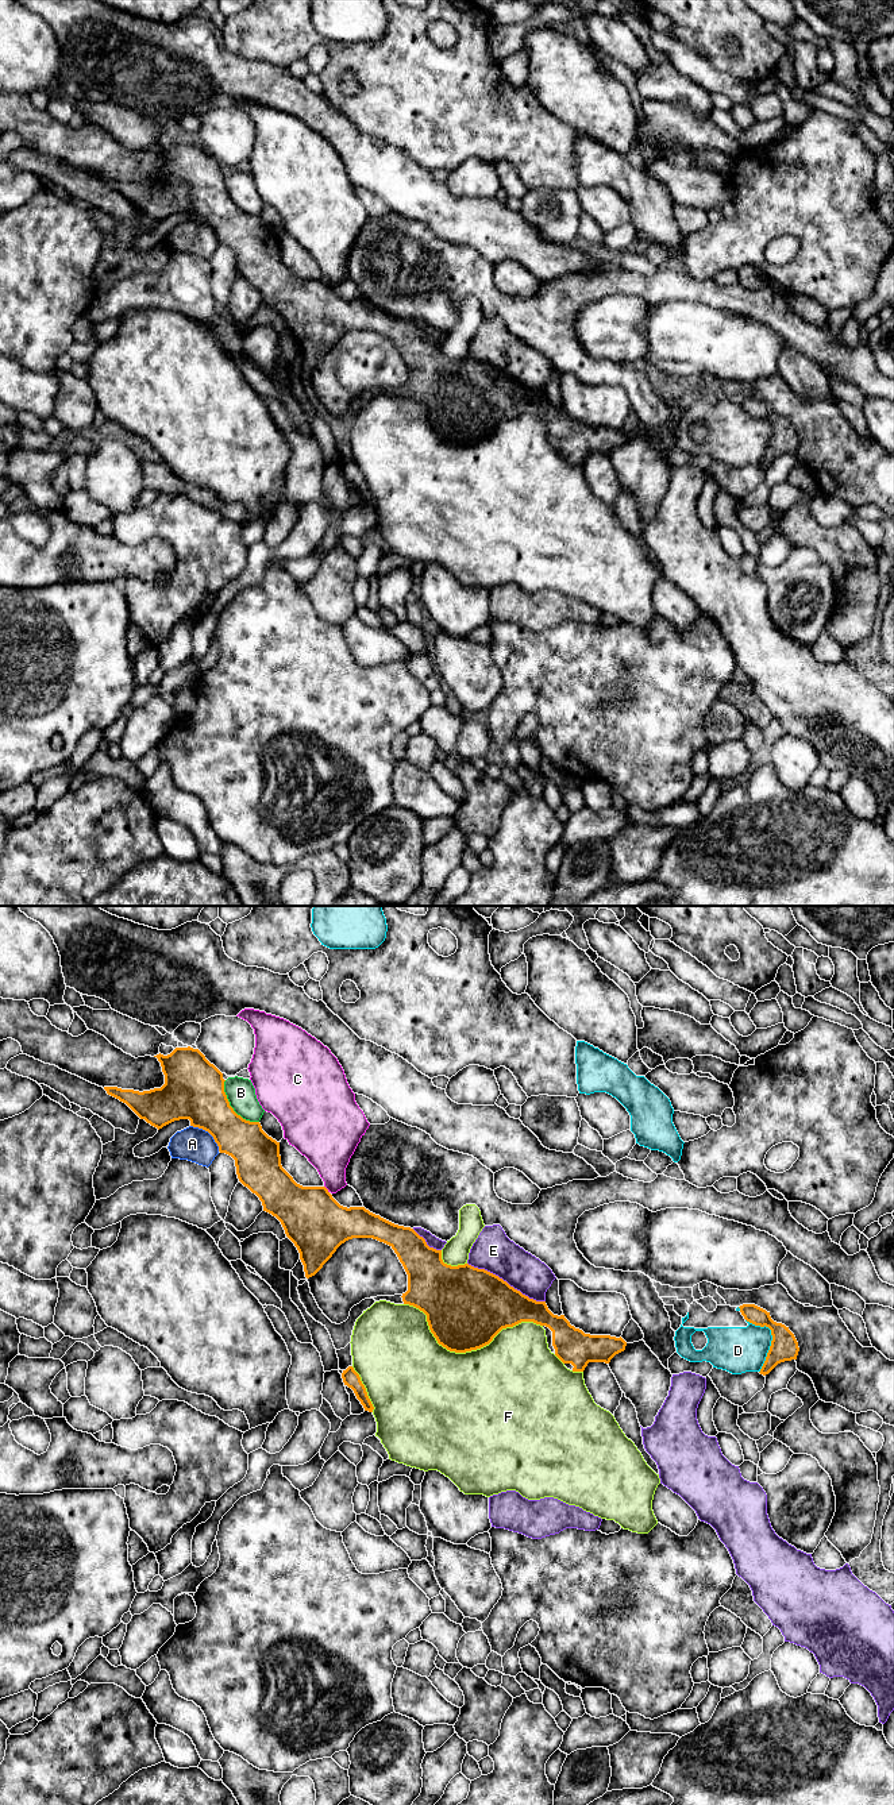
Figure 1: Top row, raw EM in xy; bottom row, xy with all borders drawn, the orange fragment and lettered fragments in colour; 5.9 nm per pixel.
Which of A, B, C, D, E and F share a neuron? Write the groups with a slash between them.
A / B / C / D / E / F

